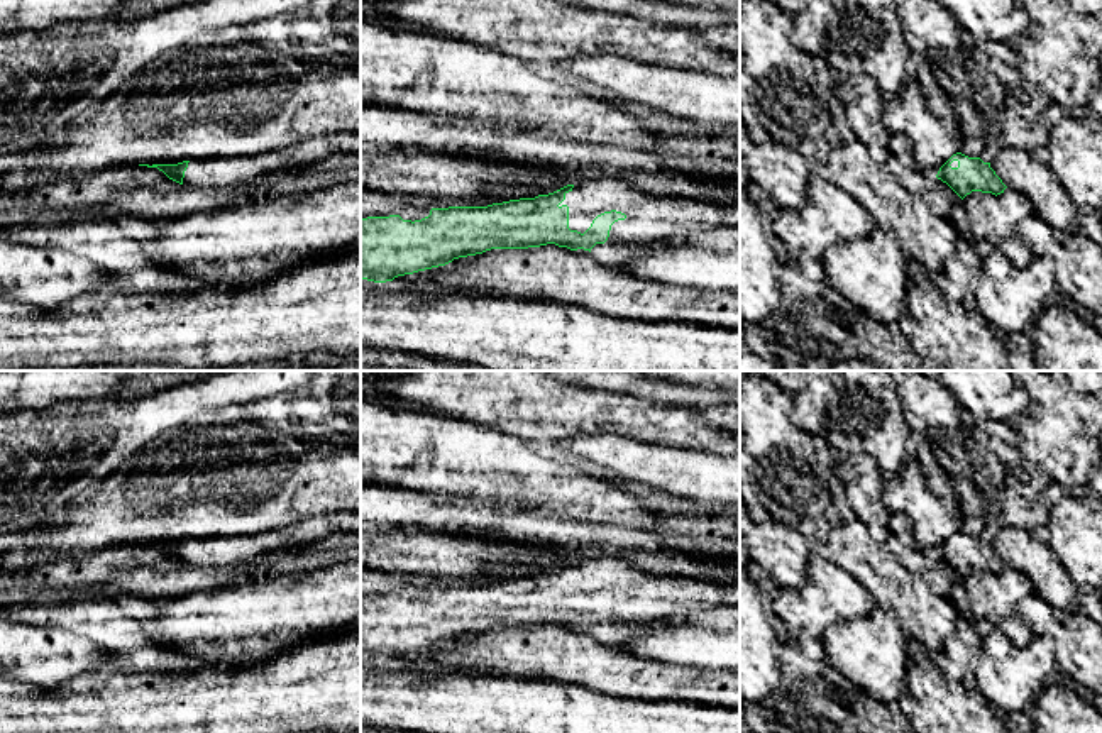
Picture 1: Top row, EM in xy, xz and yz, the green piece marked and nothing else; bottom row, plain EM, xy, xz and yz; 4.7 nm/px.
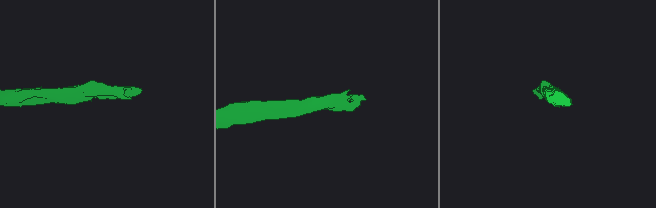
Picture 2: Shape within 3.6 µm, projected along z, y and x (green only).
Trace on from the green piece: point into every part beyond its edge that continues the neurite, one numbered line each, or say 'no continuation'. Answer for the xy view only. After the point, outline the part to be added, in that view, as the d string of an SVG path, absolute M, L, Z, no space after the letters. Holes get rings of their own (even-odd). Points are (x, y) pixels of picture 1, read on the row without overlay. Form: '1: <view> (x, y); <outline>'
1: xy (210, 552); M361 511L323 513L303 520L284 532L269 532L247 537L191 538L185 550L183 565L229 567L252 562L276 548L317 543L330 533L361 532Z

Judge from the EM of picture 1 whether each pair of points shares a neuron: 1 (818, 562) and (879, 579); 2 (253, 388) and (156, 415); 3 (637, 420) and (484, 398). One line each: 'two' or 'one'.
1: two
2: one
3: one

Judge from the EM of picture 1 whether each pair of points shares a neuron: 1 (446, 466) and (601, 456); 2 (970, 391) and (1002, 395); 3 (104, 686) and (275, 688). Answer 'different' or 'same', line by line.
1: different
2: same
3: same

